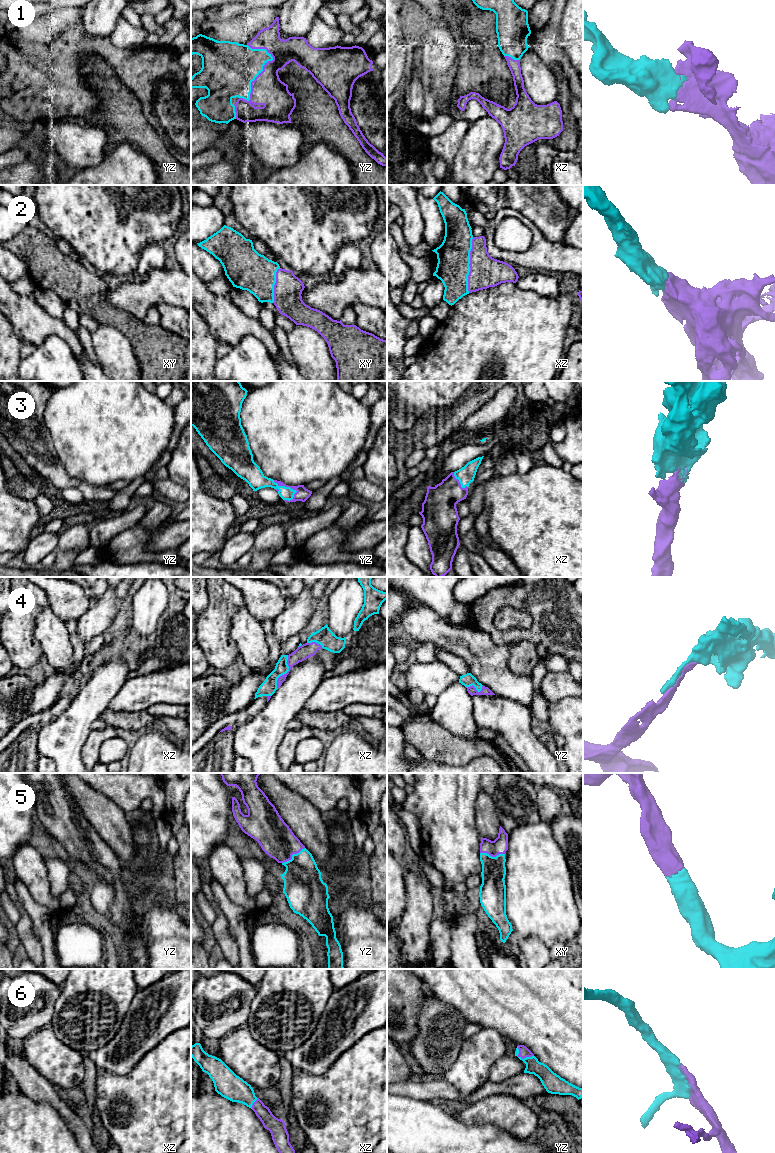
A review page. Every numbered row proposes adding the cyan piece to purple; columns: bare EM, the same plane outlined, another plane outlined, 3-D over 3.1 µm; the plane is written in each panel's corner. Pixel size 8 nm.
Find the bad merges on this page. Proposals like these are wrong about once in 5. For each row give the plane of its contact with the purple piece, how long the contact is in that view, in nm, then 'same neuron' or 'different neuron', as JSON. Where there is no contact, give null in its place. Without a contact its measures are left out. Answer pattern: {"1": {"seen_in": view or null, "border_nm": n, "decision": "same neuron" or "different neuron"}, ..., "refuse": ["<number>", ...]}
{"1": {"seen_in": "yz", "border_nm": 460, "decision": "same neuron"}, "2": {"seen_in": "xz", "border_nm": 440, "decision": "same neuron"}, "3": {"seen_in": "yz", "border_nm": 220, "decision": "same neuron"}, "4": {"seen_in": "xz", "border_nm": 280, "decision": "same neuron"}, "5": {"seen_in": "yz", "border_nm": 220, "decision": "same neuron"}, "6": {"seen_in": "yz", "border_nm": 160, "decision": "same neuron"}, "refuse": []}

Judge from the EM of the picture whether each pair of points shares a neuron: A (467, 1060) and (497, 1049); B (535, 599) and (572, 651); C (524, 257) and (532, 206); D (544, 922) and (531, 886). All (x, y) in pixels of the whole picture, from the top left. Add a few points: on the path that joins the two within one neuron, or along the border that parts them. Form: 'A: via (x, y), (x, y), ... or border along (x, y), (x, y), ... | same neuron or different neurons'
A: via (474, 1058), (483, 1049), (490, 1049) | same neuron
B: via (548, 612), (572, 638) | same neuron
C: border along (510, 207), (527, 217), (545, 238) | different neurons
D: via (544, 913), (544, 907), (540, 903), (539, 895) | same neuron

